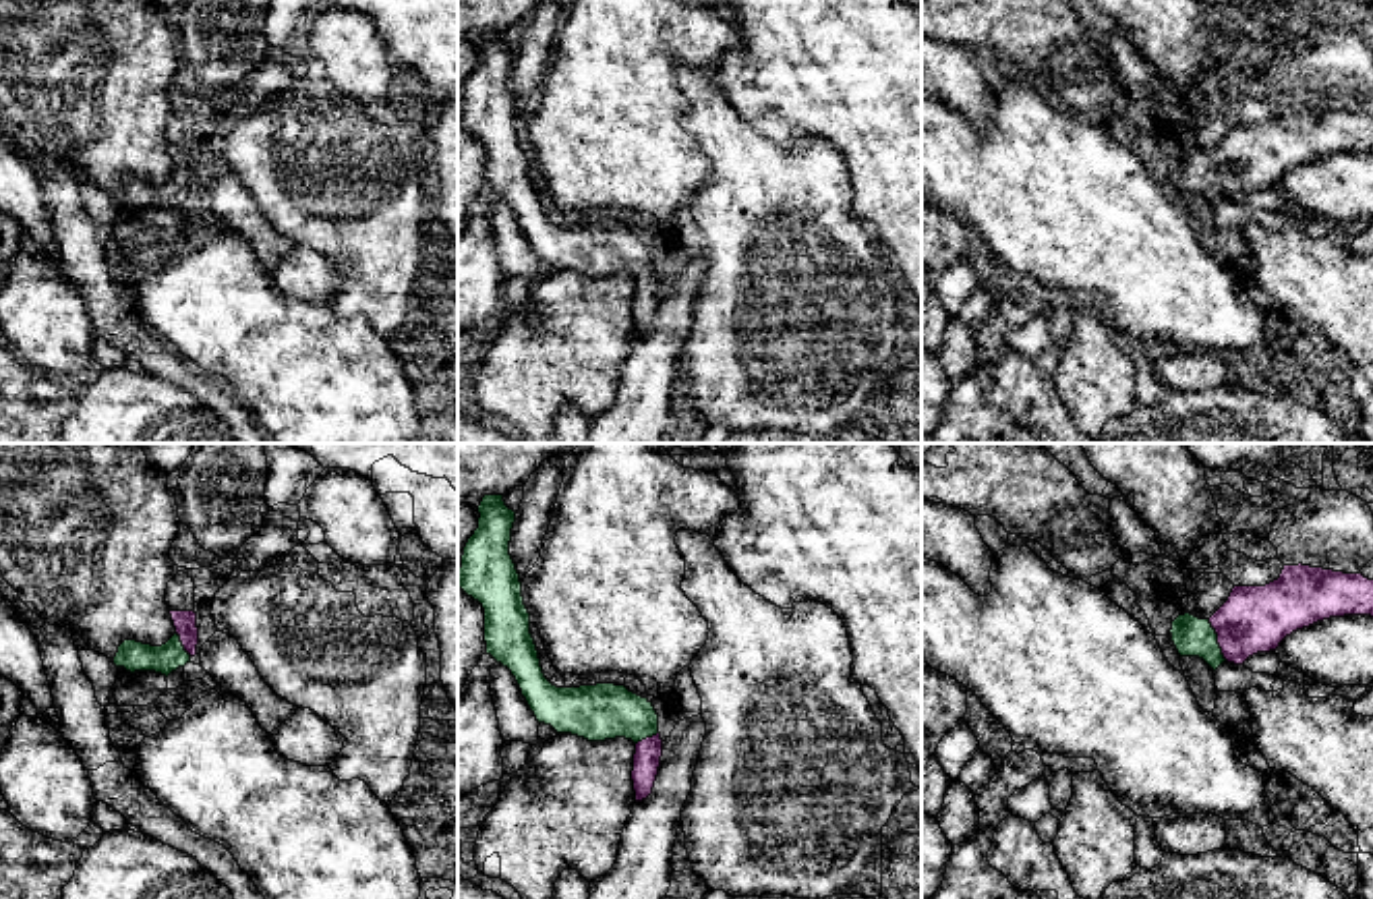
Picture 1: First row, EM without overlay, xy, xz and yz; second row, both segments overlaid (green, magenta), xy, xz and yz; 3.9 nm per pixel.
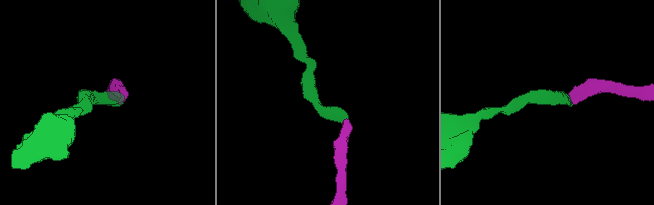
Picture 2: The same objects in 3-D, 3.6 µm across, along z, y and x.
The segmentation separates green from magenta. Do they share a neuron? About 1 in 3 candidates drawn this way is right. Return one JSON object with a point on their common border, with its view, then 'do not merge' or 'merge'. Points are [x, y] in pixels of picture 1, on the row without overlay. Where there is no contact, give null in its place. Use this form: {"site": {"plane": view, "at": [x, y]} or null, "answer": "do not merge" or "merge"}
{"site": {"plane": "yz", "at": [1216, 177]}, "answer": "merge"}

